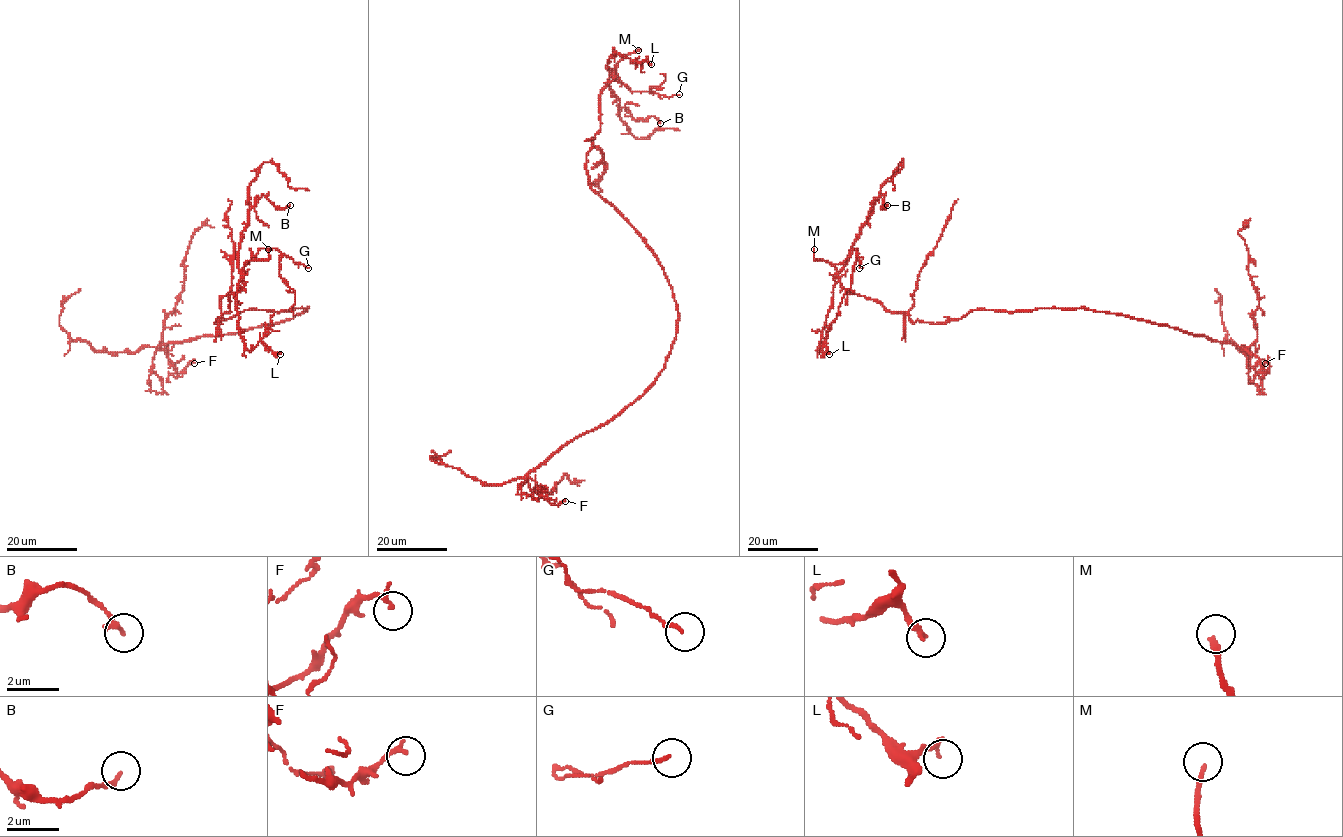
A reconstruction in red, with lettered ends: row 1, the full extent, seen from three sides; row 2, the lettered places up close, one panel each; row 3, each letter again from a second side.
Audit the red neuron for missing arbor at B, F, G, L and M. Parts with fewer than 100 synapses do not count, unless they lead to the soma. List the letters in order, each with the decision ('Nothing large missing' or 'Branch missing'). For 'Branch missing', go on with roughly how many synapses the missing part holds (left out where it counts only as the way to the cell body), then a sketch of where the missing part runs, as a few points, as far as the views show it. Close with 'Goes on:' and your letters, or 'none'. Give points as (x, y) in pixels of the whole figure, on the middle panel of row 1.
B: Nothing large missing
F: Nothing large missing
G: Nothing large missing
L: Nothing large missing
M: Branch missing
Goes on: M

